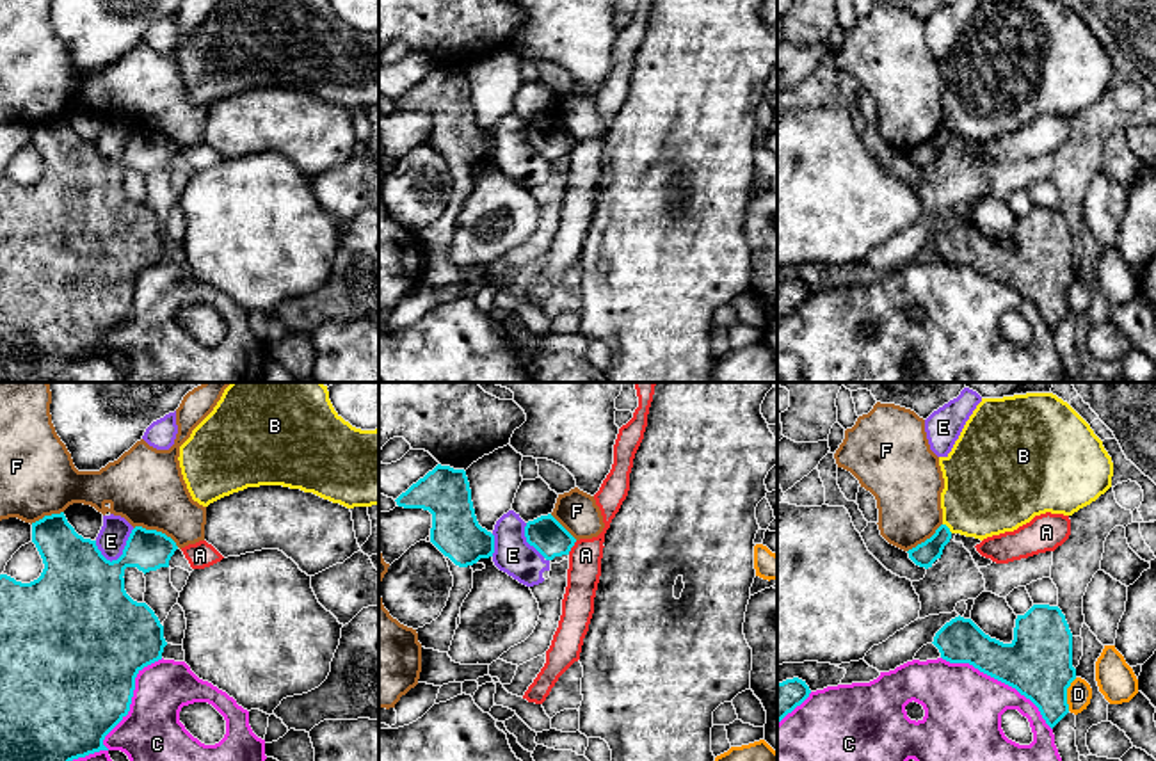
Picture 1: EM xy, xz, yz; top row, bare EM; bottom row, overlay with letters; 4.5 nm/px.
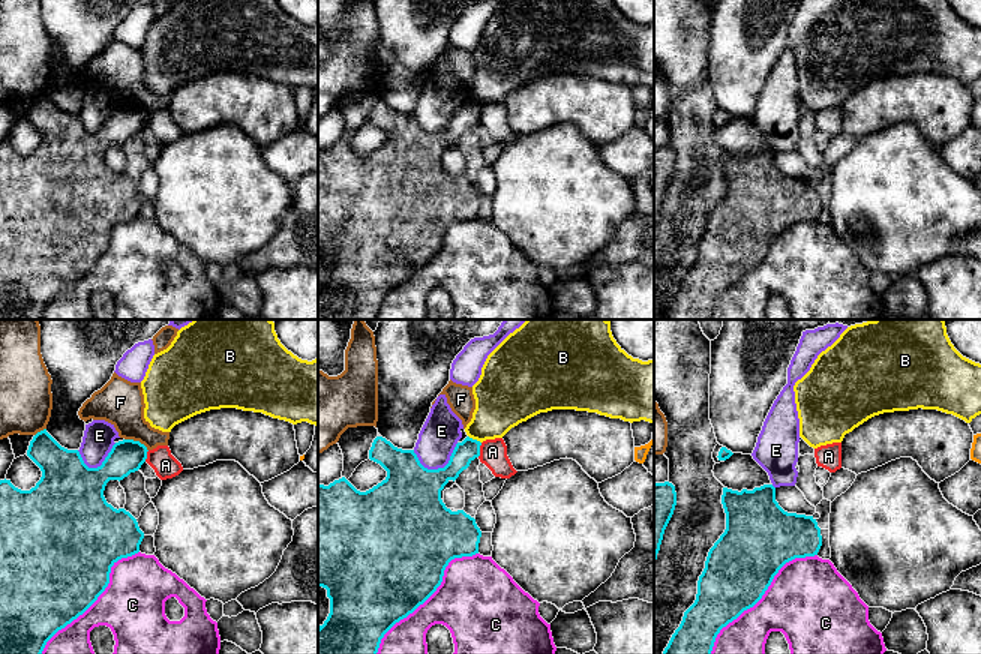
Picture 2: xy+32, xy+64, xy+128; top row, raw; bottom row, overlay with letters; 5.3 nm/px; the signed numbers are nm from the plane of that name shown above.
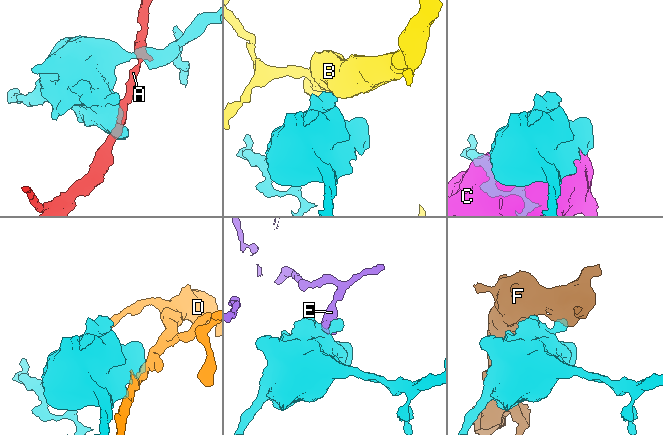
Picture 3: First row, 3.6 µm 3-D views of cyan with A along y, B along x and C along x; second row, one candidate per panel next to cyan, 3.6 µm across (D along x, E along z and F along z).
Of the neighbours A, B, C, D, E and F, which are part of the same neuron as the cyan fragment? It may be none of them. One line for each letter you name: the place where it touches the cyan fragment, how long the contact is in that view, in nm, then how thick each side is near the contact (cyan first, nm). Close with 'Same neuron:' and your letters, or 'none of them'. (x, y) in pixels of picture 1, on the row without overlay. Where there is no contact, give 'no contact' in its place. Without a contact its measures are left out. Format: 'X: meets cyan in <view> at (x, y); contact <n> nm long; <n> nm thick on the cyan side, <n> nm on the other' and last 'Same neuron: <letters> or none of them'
Same neuron: none of them

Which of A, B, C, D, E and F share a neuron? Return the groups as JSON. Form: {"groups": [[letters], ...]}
{"groups": [["A"], ["B"], ["C"], ["D"], ["E"], ["F"]]}

